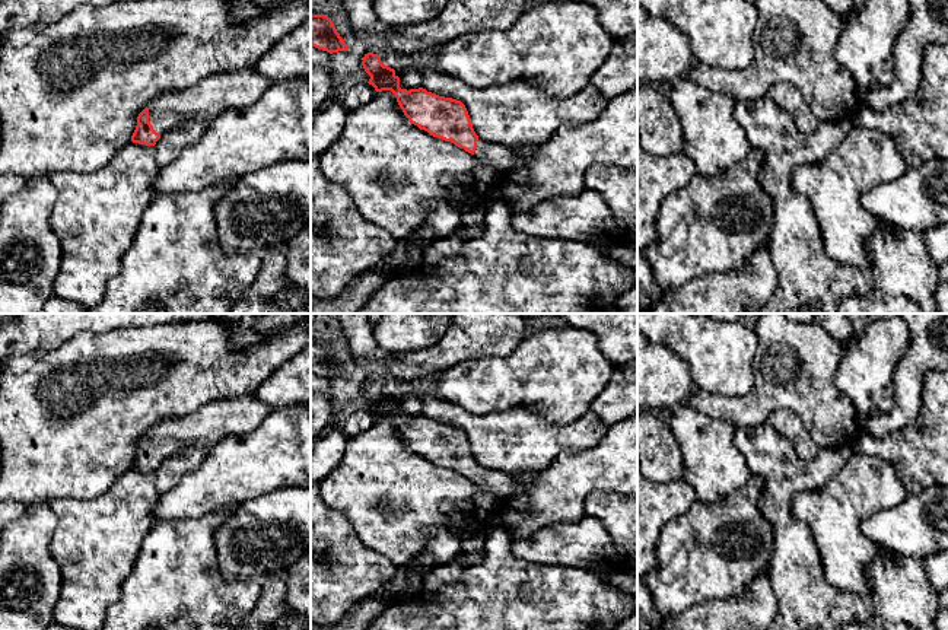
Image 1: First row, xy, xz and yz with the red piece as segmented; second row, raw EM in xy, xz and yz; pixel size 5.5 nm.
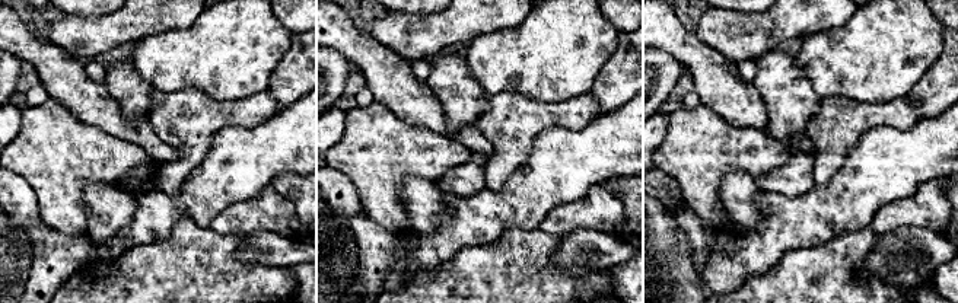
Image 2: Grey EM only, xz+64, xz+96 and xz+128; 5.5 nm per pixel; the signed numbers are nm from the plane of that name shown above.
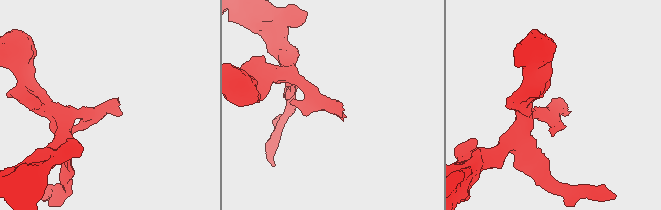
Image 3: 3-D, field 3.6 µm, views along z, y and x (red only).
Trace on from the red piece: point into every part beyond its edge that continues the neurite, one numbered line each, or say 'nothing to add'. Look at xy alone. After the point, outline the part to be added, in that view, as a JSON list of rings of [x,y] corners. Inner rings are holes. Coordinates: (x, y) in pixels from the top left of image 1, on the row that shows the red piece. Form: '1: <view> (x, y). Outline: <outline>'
1: xy (203, 102). Outline: [[[255,69],[213,74],[194,88],[165,93],[152,101],[149,121],[163,134],[187,120],[209,122],[230,106],[249,106],[271,83]]]

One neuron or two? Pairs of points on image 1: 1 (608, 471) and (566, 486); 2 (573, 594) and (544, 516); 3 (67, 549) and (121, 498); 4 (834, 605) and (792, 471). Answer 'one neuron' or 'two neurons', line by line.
1: one neuron
2: two neurons
3: one neuron
4: one neuron

